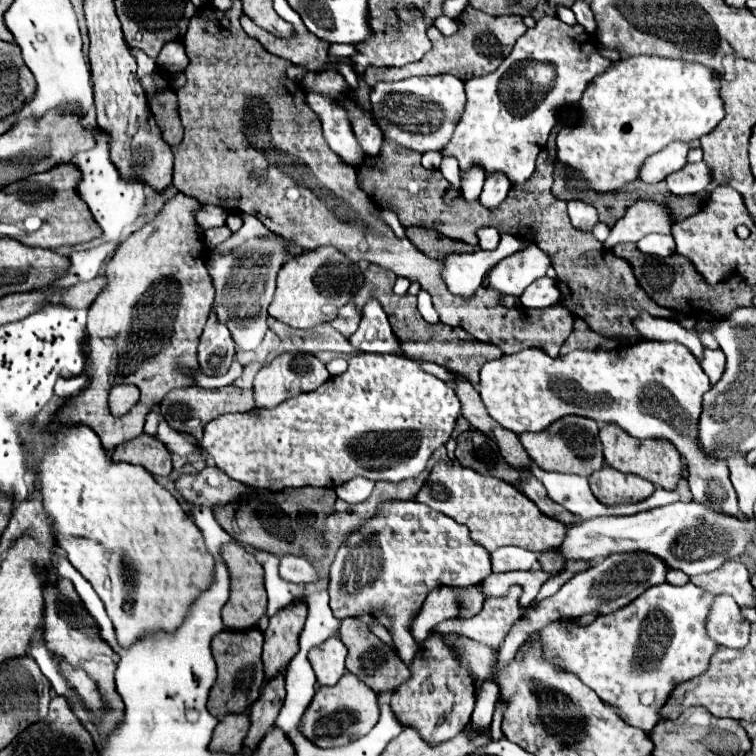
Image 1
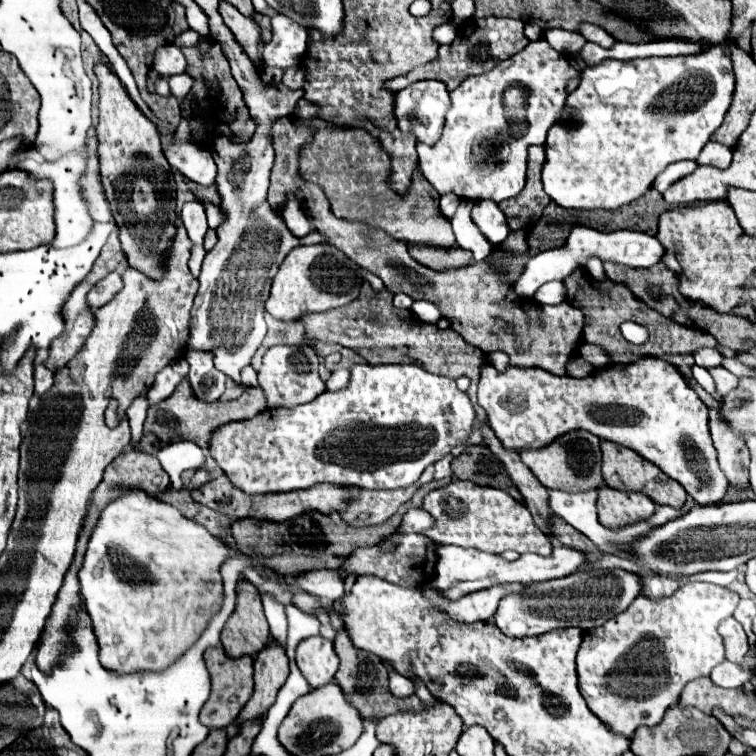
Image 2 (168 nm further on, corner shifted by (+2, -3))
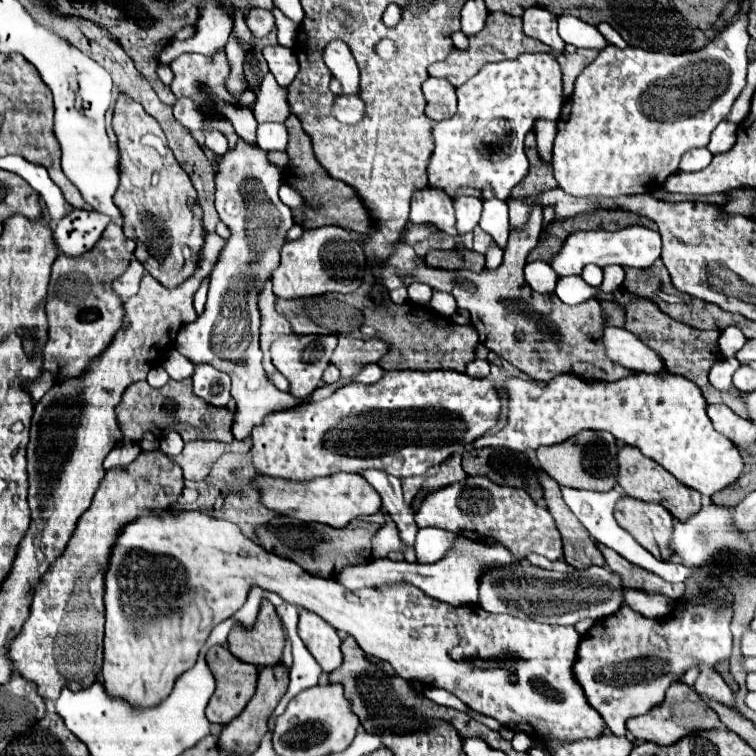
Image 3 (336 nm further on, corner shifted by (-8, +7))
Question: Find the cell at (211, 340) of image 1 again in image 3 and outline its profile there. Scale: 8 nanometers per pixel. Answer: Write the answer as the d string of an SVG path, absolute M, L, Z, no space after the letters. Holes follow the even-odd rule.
M210 364L194 366L194 392L212 406L226 406L230 400L230 376Z

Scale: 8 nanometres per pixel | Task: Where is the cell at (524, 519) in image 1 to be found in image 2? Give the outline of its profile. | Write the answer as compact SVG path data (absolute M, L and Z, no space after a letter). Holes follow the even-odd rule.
M452 480L452 484L428 492L422 508L436 520L434 526L426 530L426 536L430 536L430 540L434 542L478 548L492 554L516 550L518 554L536 552L540 556L548 556L552 552L550 538L538 530L528 508L516 502L504 490L478 486L468 480Z

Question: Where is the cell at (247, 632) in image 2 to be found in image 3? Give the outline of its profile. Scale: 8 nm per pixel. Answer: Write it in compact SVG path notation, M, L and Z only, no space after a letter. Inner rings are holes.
M262 600L258 618L252 628L234 624L228 634L228 648L238 660L254 666L274 666L282 660L284 632L282 622L268 600Z

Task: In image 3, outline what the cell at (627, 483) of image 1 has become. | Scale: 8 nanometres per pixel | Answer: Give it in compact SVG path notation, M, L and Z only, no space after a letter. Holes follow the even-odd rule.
M622 496L614 508L616 522L630 532L658 560L670 558L668 540L674 516L658 502L644 502L632 496Z

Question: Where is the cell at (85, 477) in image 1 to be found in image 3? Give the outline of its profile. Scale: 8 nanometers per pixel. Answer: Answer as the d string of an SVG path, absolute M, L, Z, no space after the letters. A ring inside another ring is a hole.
M198 510L150 512L148 516L124 524L116 536L104 574L106 636L102 680L108 694L120 696L138 708L158 704L168 696L176 678L194 666L212 626L230 618L246 602L246 594L254 584L276 592L286 602L302 606L322 616L336 630L354 636L366 654L390 662L396 674L404 680L420 680L426 686L444 688L472 710L496 718L502 726L514 732L526 732L542 742L576 742L584 738L600 738L606 730L604 718L594 712L574 678L576 652L582 640L582 634L578 634L574 626L550 626L534 620L520 620L510 614L492 614L478 604L452 606L424 594L410 582L382 584L352 592L332 578L312 576L296 562L264 550L260 544L246 538L236 524L212 518ZM194 586L204 586L206 592L212 594L212 626L202 624L202 614L192 604Z

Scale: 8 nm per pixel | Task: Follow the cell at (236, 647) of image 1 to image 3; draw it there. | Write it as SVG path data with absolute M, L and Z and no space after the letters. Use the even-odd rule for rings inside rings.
M212 646L206 654L208 666L216 678L216 692L208 702L206 708L206 718L210 722L218 722L218 724L228 724L230 720L234 720L244 706L250 702L250 698L254 696L256 690L256 678L258 678L258 668L254 664L246 664L242 660L238 660L226 646Z

